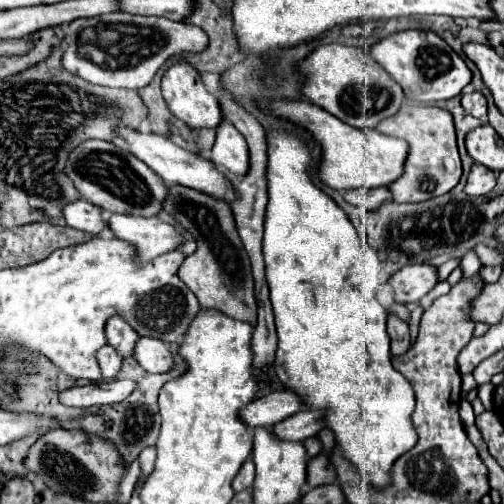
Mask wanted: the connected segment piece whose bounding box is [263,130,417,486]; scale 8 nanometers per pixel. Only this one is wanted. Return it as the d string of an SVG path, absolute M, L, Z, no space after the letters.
M265 130L265 140L269 202L265 210L263 260L279 336L275 356L277 376L289 390L297 390L305 398L307 408L329 410L325 426L335 432L335 442L341 446L343 456L363 472L369 486L387 486L393 462L415 446L417 434L411 426L413 390L391 366L389 336L385 330L387 310L375 298L381 268L379 254L363 242L337 202L311 182L311 144L287 130Z

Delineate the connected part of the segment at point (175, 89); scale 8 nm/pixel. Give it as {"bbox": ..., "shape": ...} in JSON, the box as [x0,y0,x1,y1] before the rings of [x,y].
{"bbox":[161,60,221,130],"shape":[[[179,60],[171,68],[167,68],[165,74],[163,74],[163,80],[161,80],[161,88],[163,88],[163,98],[167,102],[167,108],[183,124],[189,124],[195,130],[217,128],[219,126],[221,110],[217,106],[217,98],[205,88],[205,84],[201,80],[201,74],[197,72],[197,68],[193,64]]]}

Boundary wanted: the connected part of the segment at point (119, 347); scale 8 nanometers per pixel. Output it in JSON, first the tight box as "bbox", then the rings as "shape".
{"bbox":[107,316,139,358],"shape":[[[111,316],[107,320],[107,342],[125,358],[125,356],[133,356],[133,346],[139,338],[139,334],[131,328],[131,324],[121,318],[121,316]]]}

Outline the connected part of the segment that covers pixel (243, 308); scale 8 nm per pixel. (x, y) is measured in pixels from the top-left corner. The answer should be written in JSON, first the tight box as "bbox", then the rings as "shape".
{"bbox":[163,186,257,322],"shape":[[[169,186],[163,200],[163,210],[169,212],[197,242],[197,250],[189,254],[179,266],[179,278],[195,292],[197,300],[205,308],[217,308],[231,318],[257,322],[257,304],[253,296],[253,278],[249,270],[249,256],[241,246],[237,226],[227,202],[221,202],[199,190],[187,186]]]}

